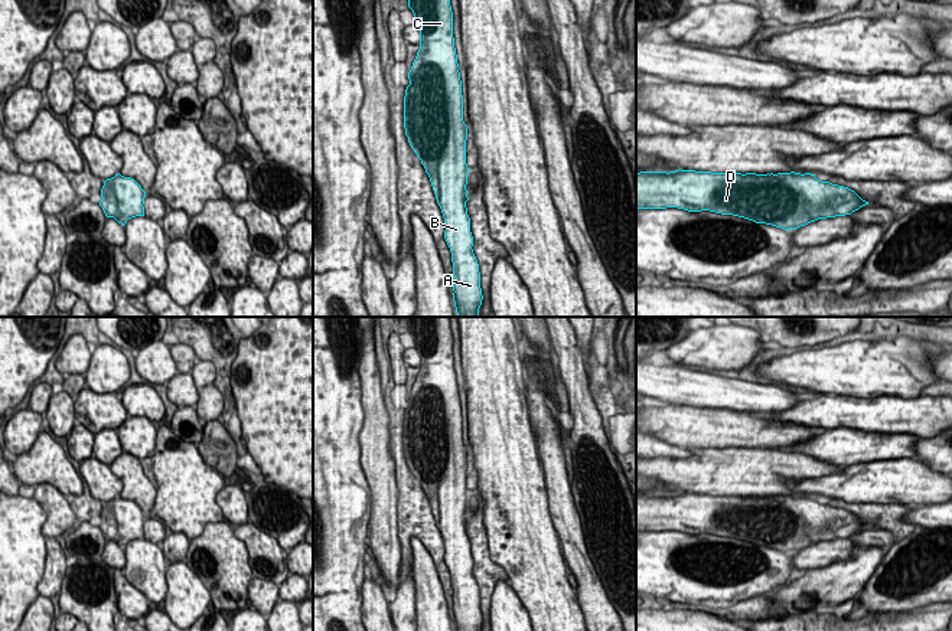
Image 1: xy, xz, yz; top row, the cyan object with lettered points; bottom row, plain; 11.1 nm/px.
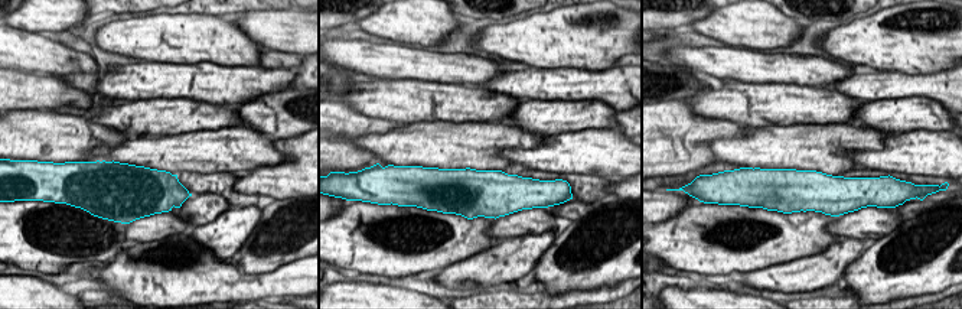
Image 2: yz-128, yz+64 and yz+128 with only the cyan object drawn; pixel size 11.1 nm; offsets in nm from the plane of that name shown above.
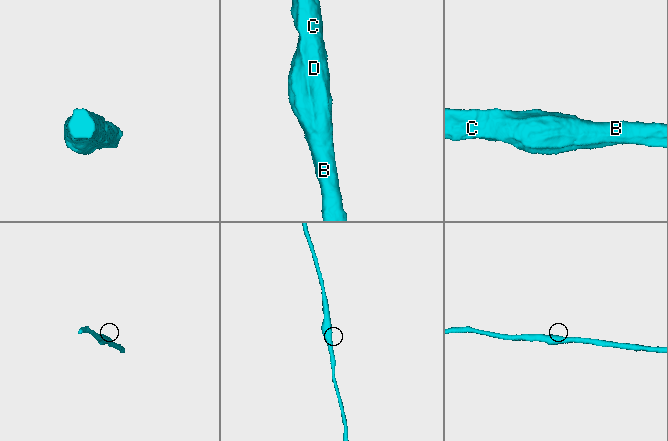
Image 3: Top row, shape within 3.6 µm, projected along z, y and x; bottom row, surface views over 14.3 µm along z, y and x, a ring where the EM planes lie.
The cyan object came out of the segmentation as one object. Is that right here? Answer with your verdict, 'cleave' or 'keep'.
keep

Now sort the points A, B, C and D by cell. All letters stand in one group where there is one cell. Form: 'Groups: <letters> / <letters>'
Groups: A B C D

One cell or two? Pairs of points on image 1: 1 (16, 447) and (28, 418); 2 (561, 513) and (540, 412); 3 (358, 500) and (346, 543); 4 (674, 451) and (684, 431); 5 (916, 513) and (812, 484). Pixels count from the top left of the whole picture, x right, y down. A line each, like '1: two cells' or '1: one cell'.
1: one cell
2: one cell
3: one cell
4: two cells
5: two cells

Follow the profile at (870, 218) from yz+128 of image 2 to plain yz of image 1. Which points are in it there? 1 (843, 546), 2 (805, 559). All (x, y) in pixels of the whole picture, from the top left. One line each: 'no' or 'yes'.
1: yes
2: yes

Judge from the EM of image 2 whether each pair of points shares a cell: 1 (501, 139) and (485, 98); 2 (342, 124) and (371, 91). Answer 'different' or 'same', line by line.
1: different
2: different

